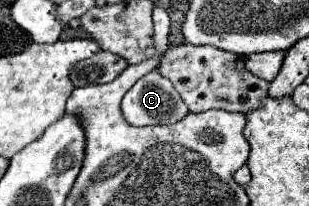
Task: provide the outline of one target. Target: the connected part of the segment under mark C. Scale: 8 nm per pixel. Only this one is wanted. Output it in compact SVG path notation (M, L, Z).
M153 70L123 96L121 112L131 126L155 126L183 120L189 108L173 84Z

